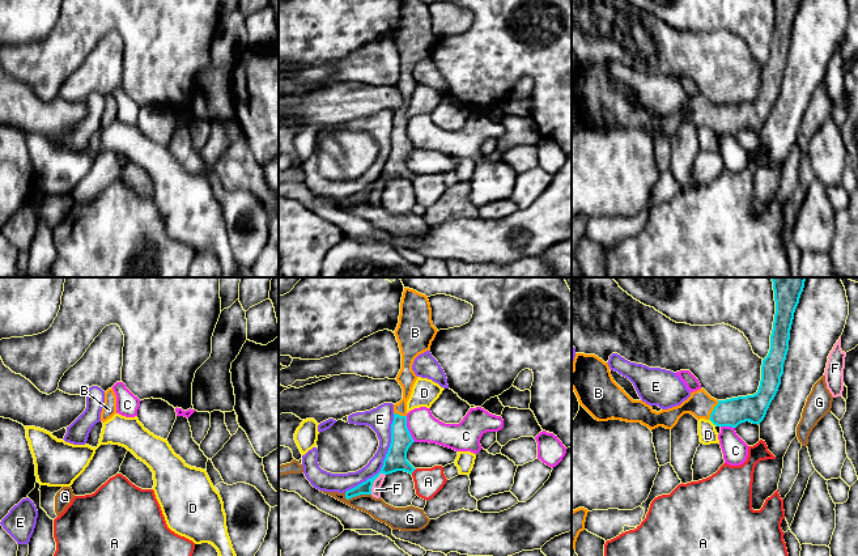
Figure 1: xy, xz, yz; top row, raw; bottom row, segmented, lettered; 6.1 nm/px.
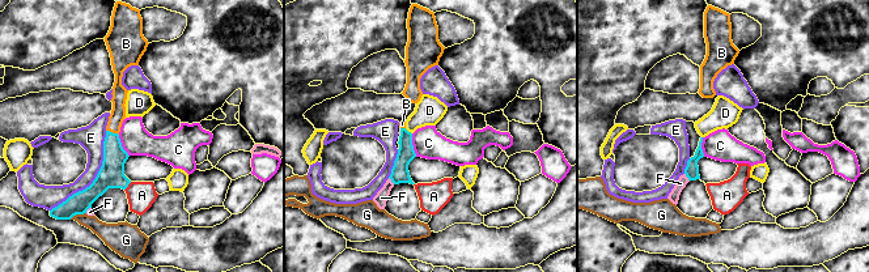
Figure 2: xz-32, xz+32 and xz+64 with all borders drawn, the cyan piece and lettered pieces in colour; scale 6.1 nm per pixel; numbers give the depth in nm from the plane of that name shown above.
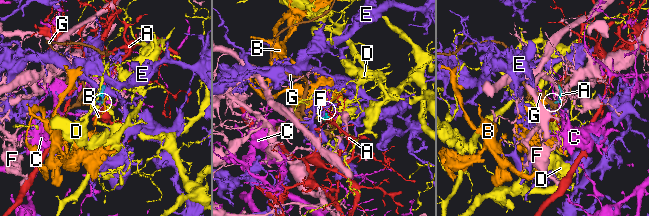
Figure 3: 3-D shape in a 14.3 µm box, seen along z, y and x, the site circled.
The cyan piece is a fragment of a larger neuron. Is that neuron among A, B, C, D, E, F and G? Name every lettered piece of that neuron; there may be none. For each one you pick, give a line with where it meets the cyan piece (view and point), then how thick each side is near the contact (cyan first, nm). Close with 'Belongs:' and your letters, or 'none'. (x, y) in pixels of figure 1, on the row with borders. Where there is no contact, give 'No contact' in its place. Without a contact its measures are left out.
B: Touches cyan at yz (713, 410). Thickness 170 nm (cyan) against 160 nm
Belongs: B

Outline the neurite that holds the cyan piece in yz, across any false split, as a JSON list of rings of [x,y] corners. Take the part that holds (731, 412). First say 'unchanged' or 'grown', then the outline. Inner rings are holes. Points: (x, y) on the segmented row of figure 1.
grown; [[[772,277],[772,281],[776,301],[776,314],[770,335],[770,349],[768,356],[763,360],[761,381],[756,394],[717,400],[712,398],[704,389],[700,389],[691,392],[691,396],[680,406],[657,412],[645,402],[633,400],[624,391],[624,389],[621,389],[613,381],[608,364],[602,358],[595,355],[575,353],[572,369],[572,389],[578,398],[579,406],[582,406],[598,421],[608,421],[613,419],[626,423],[641,423],[650,430],[658,426],[672,429],[684,413],[691,413],[697,420],[710,420],[717,426],[736,428],[739,424],[746,421],[760,425],[781,385],[783,364],[789,351],[790,330],[794,313],[799,304],[806,277]]]

